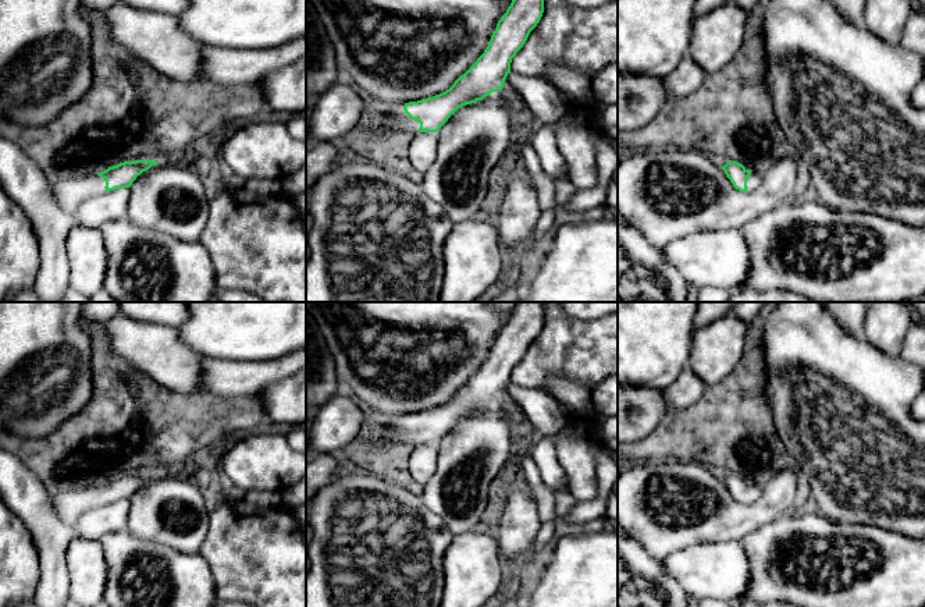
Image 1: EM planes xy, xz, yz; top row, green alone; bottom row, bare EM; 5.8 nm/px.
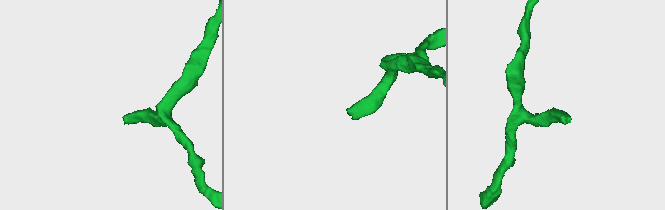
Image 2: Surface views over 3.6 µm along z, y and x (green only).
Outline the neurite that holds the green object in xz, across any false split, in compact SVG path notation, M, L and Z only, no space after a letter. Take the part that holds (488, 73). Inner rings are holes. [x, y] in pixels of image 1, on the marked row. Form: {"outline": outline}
{"outline": "M512 0L477 61L445 92L433 97L384 107L362 131L387 138L395 132L437 132L462 106L501 90L510 63L537 26L544 0Z"}

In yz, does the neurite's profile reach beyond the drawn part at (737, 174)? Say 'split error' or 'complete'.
split error

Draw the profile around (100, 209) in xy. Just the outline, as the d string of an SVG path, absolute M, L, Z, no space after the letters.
M117 188L82 202L72 217L75 226L99 228L108 221L124 219L128 205L129 188Z

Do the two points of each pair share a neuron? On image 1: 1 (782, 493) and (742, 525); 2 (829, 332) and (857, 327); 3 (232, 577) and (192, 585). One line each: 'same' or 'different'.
1: same
2: different
3: different

